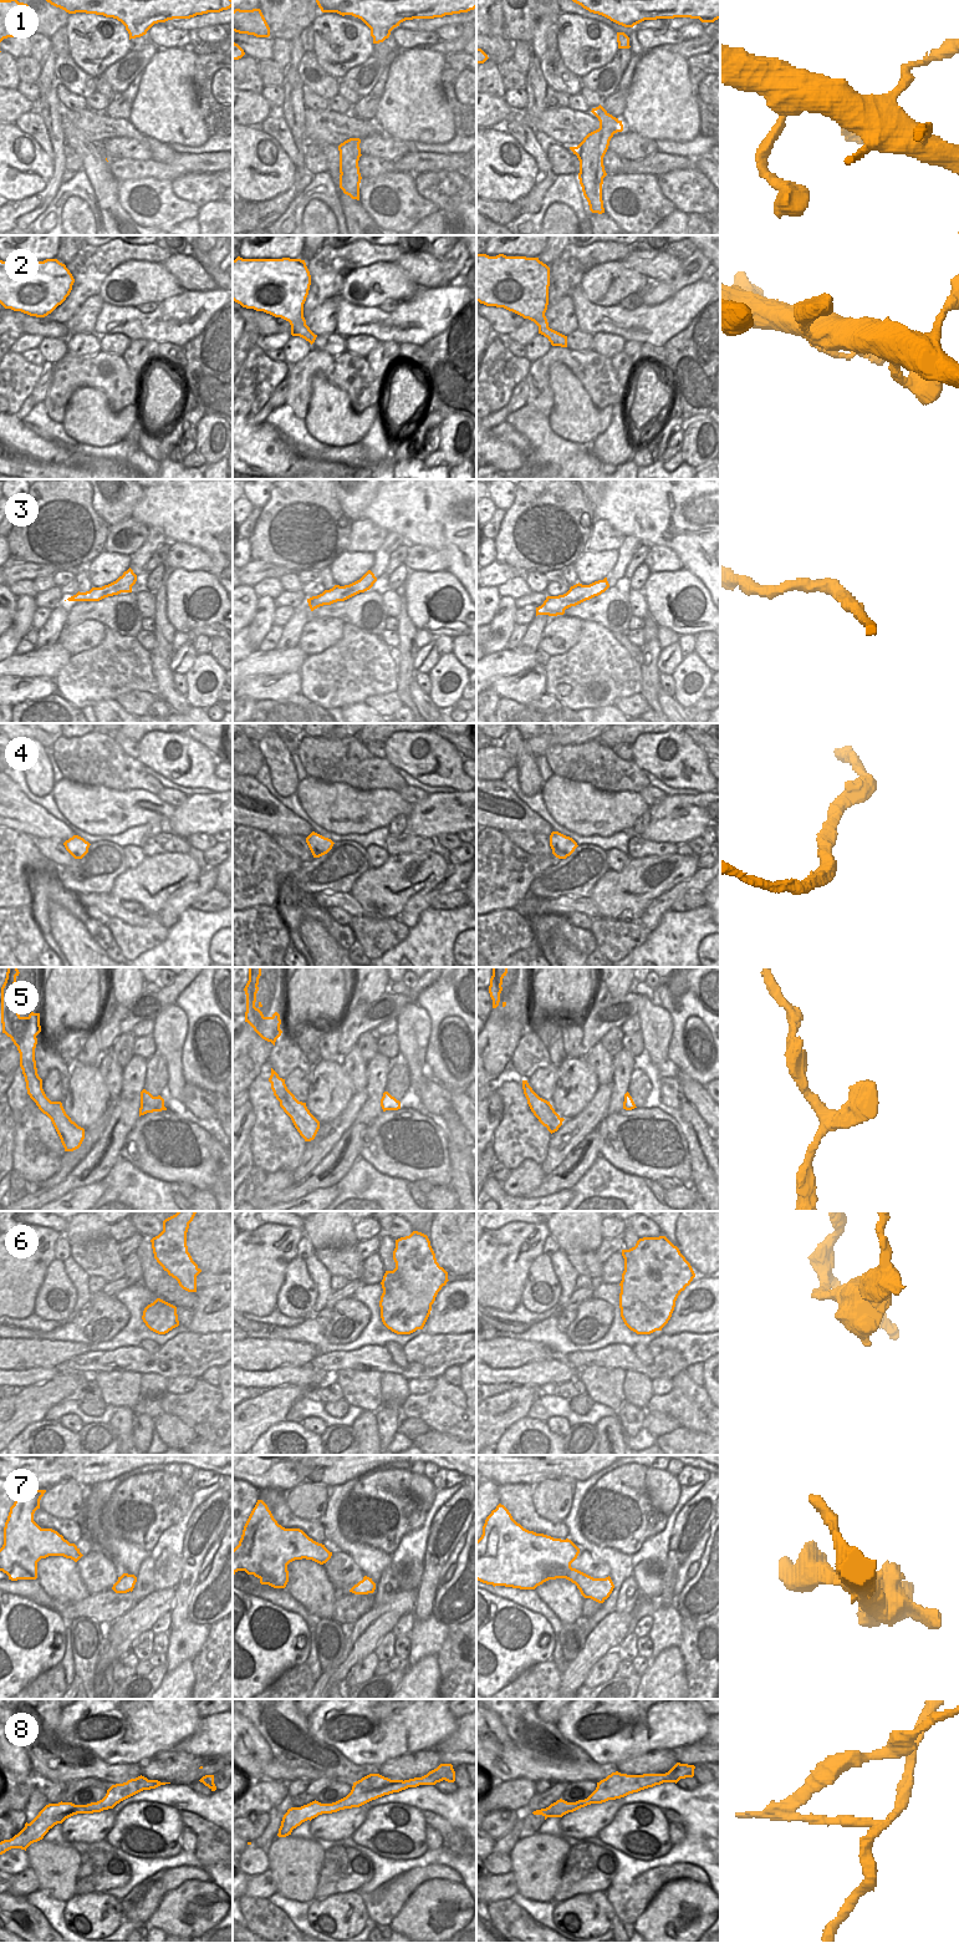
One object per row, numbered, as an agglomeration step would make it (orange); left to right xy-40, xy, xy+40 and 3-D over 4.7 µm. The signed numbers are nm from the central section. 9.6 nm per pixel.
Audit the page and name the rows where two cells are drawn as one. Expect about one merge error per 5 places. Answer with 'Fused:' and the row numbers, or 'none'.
Fused: 1, 6, 8.

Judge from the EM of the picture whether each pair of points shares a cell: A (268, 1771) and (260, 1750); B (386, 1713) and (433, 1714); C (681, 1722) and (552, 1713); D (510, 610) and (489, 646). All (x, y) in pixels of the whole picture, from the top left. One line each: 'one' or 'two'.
A: two
B: one
C: two
D: one

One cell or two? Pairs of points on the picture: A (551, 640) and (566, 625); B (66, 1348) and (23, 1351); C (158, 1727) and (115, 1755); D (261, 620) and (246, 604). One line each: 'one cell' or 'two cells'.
A: one cell
B: one cell
C: one cell
D: two cells

